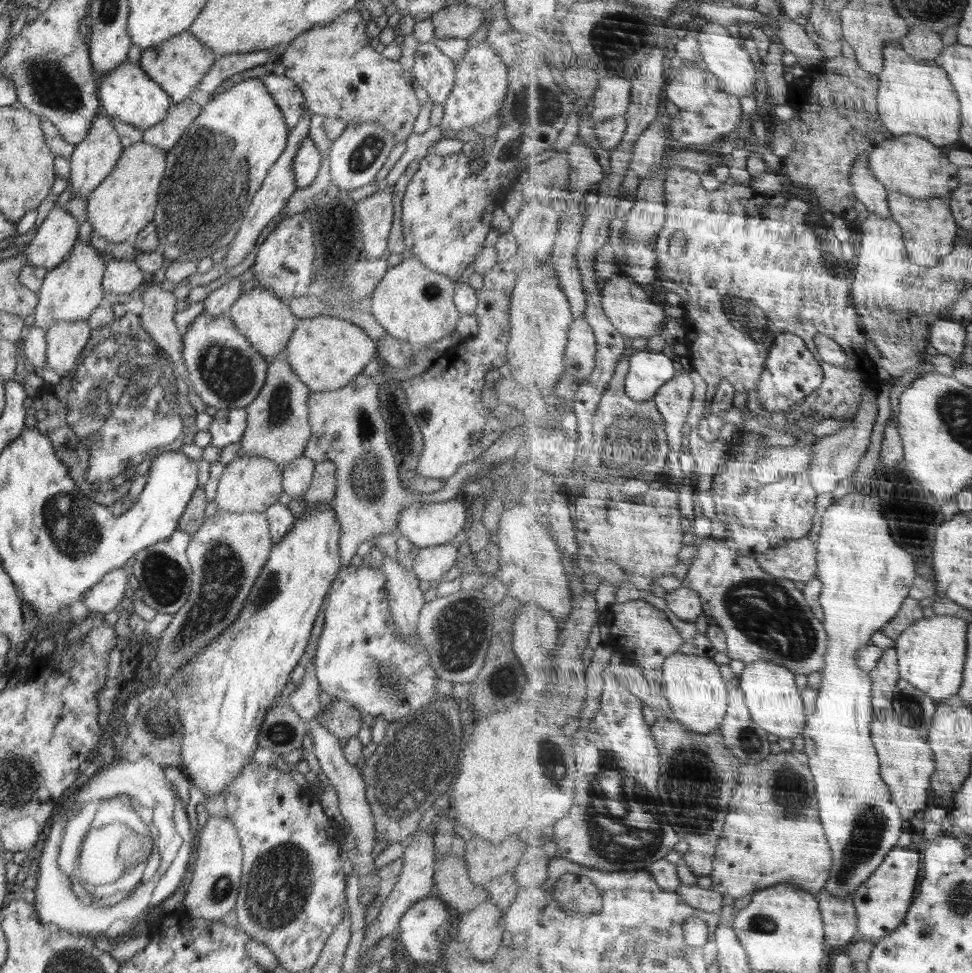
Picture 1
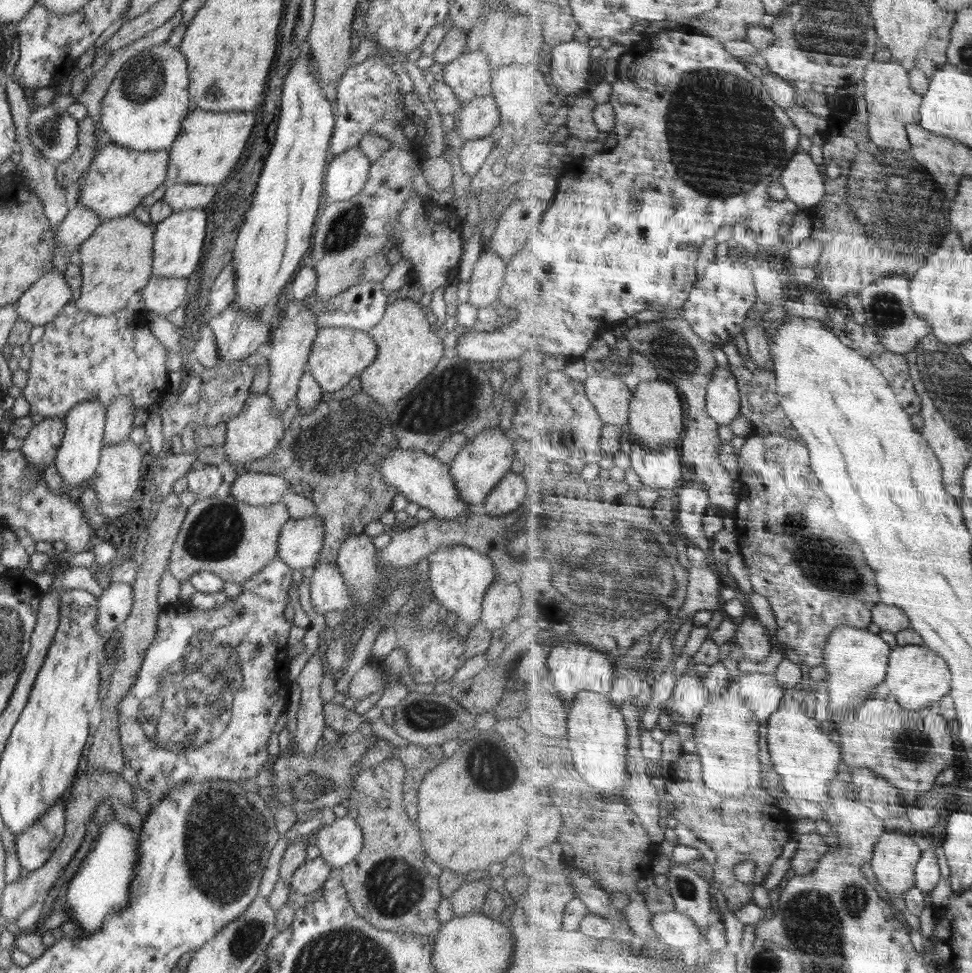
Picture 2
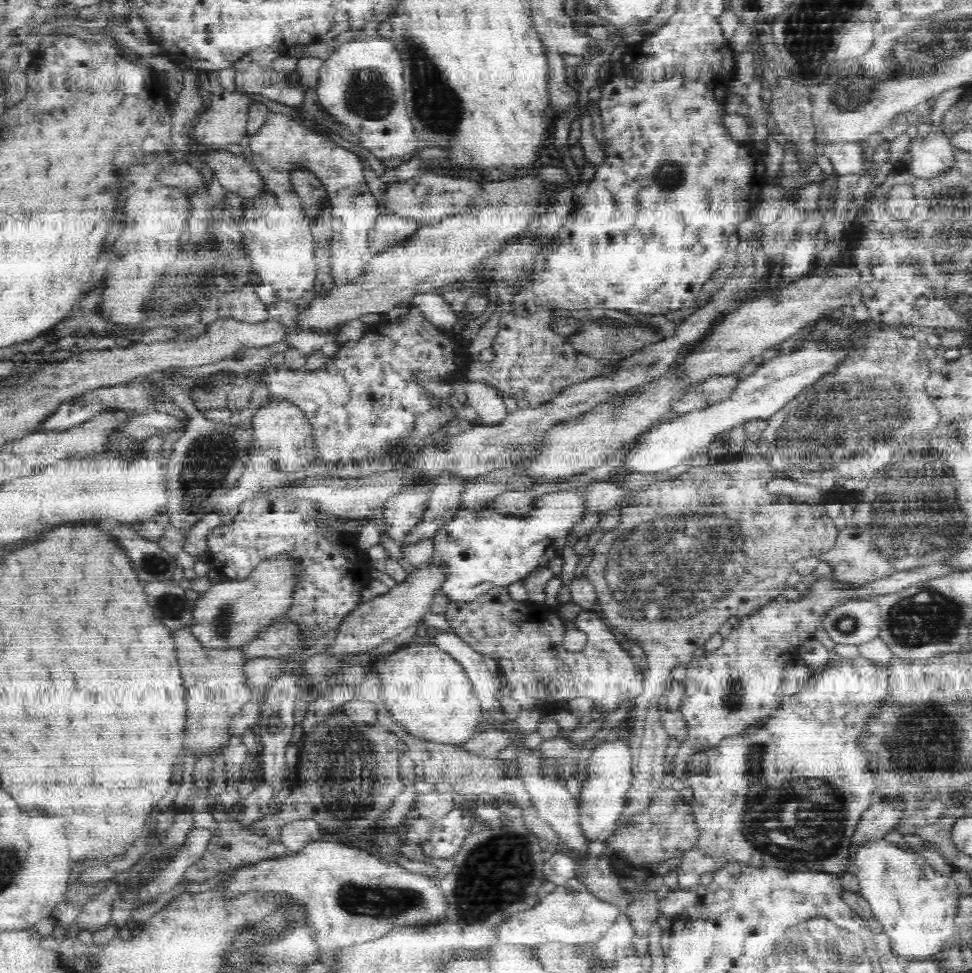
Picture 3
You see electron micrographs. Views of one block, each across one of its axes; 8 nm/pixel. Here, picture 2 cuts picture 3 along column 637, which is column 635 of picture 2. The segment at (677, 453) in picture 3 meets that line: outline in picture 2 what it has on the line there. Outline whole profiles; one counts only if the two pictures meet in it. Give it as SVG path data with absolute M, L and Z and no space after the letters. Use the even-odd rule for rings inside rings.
M634 446L632 467L641 477L643 485L655 490L680 489L684 478L683 454L670 446L652 449L646 446Z

